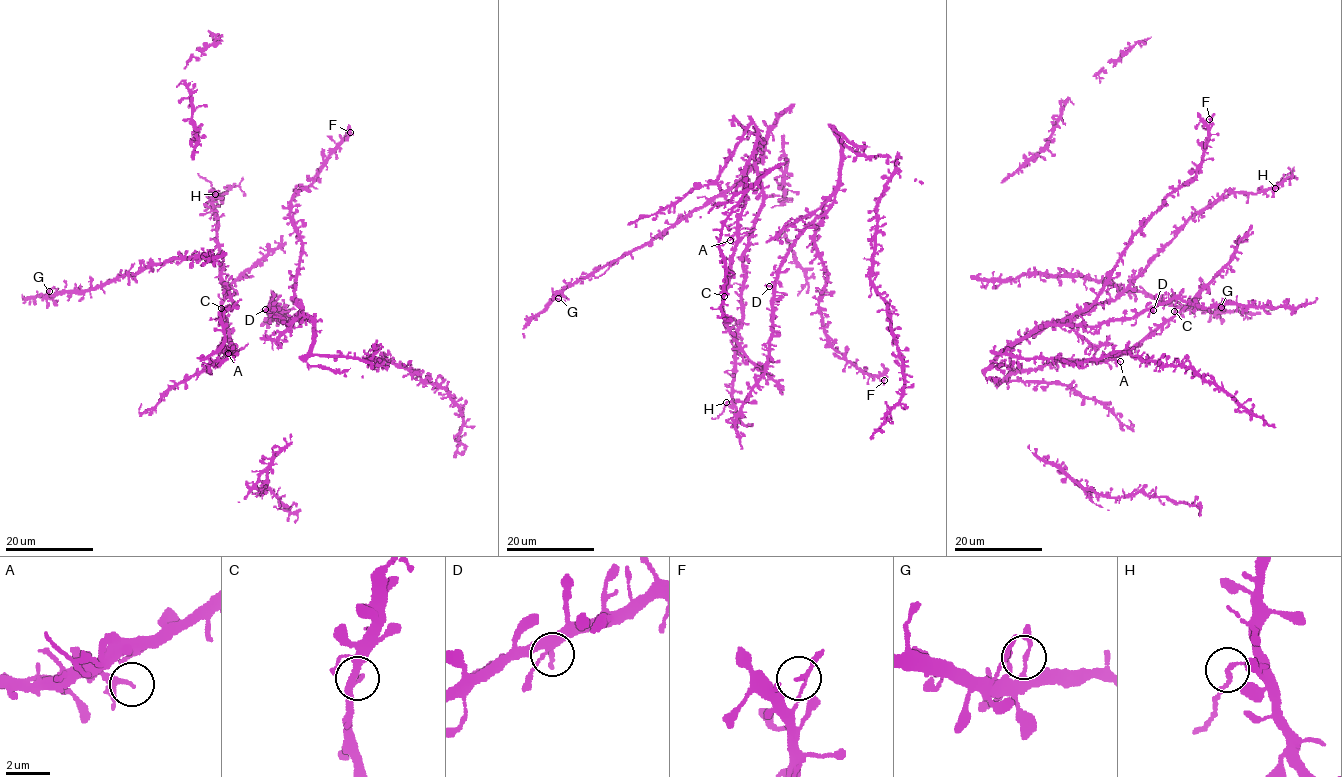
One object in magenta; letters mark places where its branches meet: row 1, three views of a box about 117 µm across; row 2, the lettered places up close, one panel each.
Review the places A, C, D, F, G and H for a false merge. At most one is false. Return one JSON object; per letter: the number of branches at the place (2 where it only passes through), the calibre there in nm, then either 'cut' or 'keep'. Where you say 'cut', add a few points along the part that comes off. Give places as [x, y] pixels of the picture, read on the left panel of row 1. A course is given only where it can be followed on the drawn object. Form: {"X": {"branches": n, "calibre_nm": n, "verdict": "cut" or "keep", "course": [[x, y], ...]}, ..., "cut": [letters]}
{"A": {"branches": 2, "calibre_nm": 170, "verdict": "keep"}, "C": {"branches": 2, "calibre_nm": 190, "verdict": "keep"}, "D": {"branches": 2, "calibre_nm": 200, "verdict": "keep"}, "F": {"branches": 2, "calibre_nm": 150, "verdict": "keep"}, "G": {"branches": 2, "calibre_nm": 150, "verdict": "keep"}, "H": {"branches": 2, "calibre_nm": 180, "verdict": "cut", "course": [[215, 194], [208, 180], [197, 173]]}, "cut": ["H"]}

